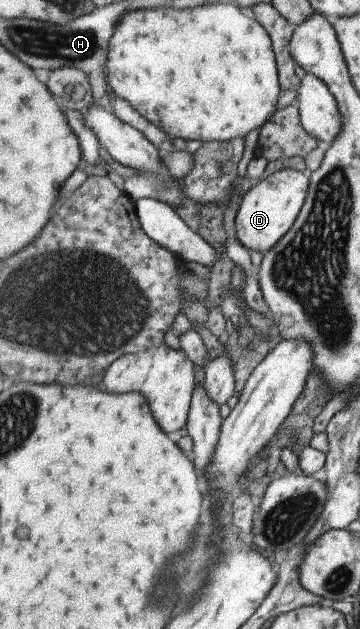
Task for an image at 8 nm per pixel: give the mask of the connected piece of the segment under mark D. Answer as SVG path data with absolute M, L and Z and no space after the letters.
M286 167L254 184L243 196L236 214L239 242L257 252L266 253L280 242L296 223L308 198L311 175L307 171Z

